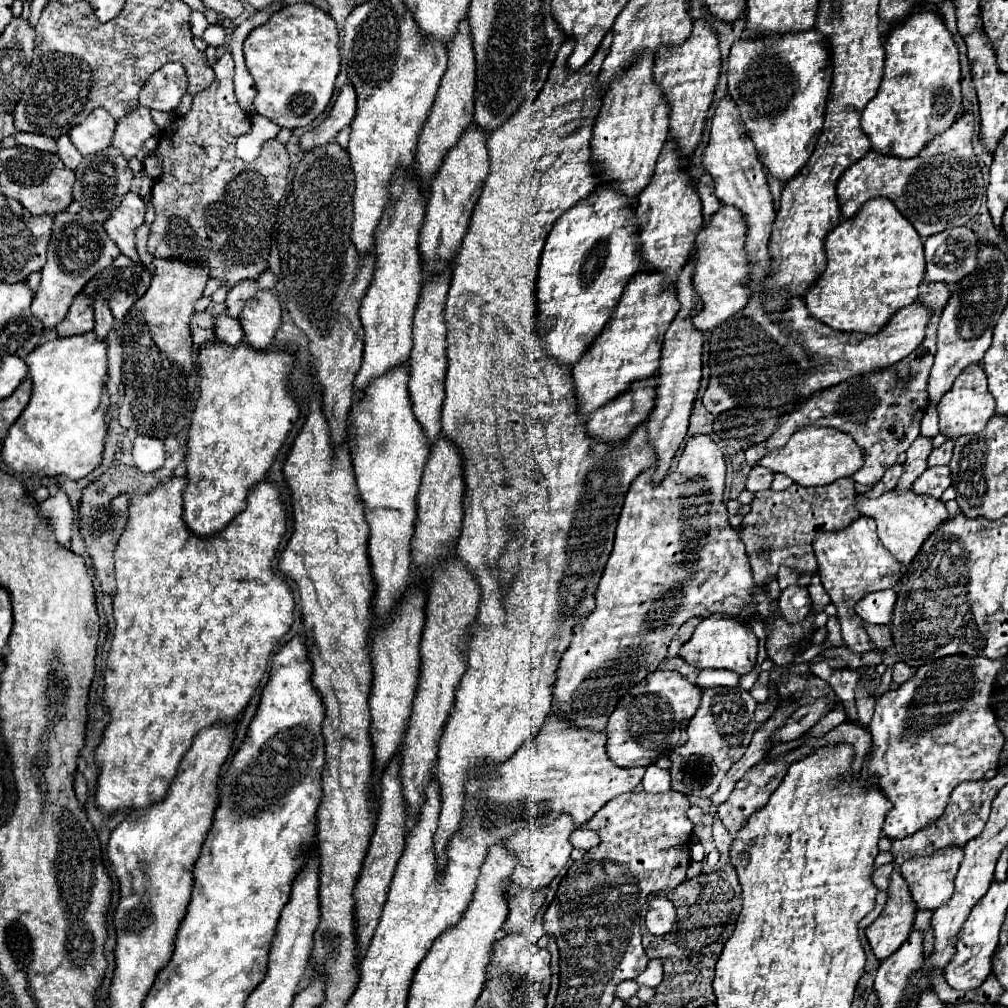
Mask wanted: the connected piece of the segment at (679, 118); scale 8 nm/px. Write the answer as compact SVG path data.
M695 20L691 36L674 48L662 46L655 59L653 67L654 81L663 88L665 98L669 100L671 108L671 134L675 136L681 154L689 156L697 142L701 140L707 110L713 102L713 94L719 84L719 74L721 74L721 50L719 50L719 40L717 32L705 22L705 20Z

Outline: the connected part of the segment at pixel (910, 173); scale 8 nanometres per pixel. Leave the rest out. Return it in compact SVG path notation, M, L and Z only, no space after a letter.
M963 114L947 132L935 136L935 140L915 158L883 156L875 150L867 152L857 164L849 166L837 182L837 200L843 218L853 218L867 200L885 196L925 238L953 226L965 226L977 214L985 192L983 178L979 178L981 174L971 174L975 164L971 144L973 126L973 116Z

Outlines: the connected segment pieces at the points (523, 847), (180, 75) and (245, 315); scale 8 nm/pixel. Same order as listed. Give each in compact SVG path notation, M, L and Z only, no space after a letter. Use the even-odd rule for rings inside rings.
M563 814L559 816L555 822L547 824L547 826L539 826L539 828L525 828L525 830L519 830L517 834L513 834L505 848L517 856L517 864L509 876L509 882L511 884L517 884L519 888L523 890L529 890L529 892L537 892L541 888L547 888L553 878L559 874L559 870L567 864L569 856L571 856L571 842L569 842L569 836L571 832L575 830L575 824L571 822L569 814Z
M165 64L161 70L157 70L145 86L139 92L139 104L151 110L163 110L163 112L173 112L183 94L187 92L187 80L185 80L185 70L181 64Z
M259 290L245 304L239 320L247 342L257 350L265 350L281 326L281 302L277 294L273 290Z

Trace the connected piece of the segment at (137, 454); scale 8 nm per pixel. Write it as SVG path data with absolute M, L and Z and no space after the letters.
M137 436L133 440L133 460L135 460L135 466L145 474L159 470L165 460L163 442L159 438Z

